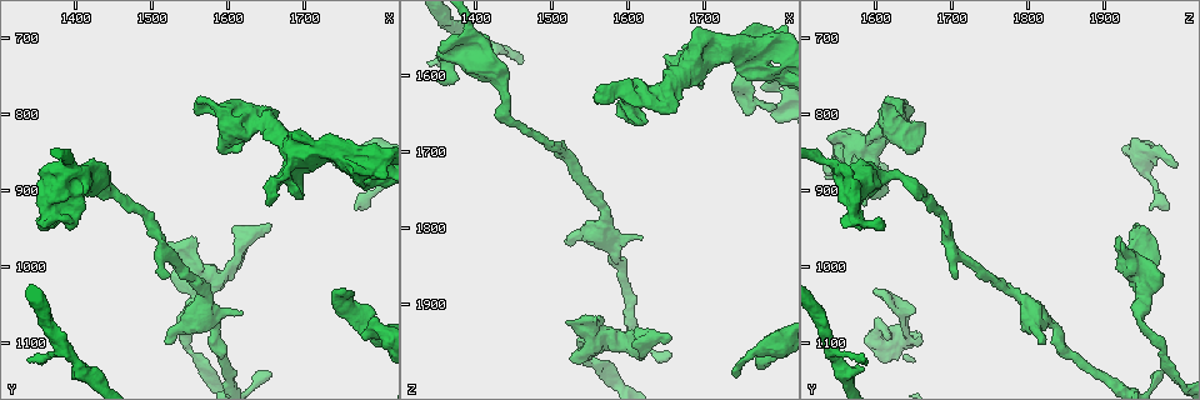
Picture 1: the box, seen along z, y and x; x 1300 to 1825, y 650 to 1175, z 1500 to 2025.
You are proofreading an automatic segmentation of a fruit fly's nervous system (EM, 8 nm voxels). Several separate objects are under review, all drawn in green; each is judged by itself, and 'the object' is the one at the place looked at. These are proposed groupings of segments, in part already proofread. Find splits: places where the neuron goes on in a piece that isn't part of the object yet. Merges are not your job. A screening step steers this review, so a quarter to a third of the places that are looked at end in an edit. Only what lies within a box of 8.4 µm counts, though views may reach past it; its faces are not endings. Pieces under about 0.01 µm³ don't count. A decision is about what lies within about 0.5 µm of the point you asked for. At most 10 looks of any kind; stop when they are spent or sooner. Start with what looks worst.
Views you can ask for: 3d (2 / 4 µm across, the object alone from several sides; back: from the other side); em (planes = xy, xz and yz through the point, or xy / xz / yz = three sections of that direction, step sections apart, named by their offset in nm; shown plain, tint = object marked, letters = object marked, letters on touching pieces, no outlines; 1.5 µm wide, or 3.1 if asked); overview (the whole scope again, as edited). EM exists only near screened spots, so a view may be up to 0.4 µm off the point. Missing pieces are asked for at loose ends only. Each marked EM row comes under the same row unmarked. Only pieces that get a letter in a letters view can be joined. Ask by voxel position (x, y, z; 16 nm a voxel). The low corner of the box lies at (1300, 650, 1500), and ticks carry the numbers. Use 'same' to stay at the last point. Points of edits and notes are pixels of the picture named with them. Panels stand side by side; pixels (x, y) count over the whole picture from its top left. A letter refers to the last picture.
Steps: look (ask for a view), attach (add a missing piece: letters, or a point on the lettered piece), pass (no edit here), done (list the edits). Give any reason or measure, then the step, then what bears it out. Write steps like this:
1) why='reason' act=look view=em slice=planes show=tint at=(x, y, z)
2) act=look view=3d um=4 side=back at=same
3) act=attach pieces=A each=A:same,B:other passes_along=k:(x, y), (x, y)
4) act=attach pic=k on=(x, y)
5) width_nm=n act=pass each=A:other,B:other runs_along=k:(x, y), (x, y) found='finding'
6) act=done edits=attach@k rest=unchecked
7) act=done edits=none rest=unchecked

why='free end' act=look view=em slice=planes show=letters at=(1650, 915, 1585)

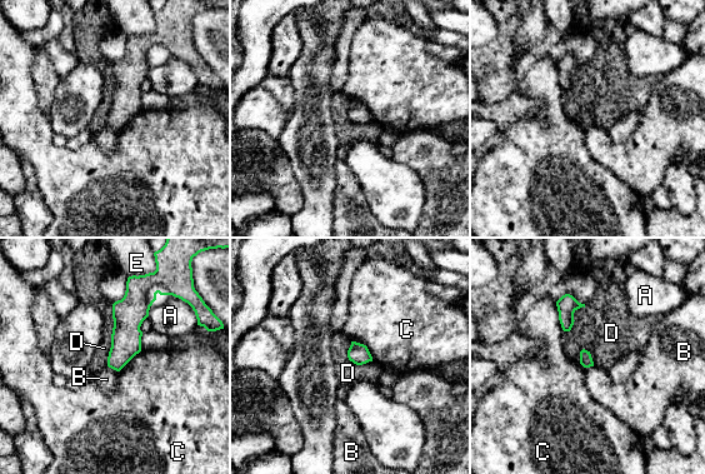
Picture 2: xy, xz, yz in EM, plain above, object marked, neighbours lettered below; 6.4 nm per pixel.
act=pass each=A:other,B:other,C:other,D:other,E:other runs_along=2:(129, 285), (126, 343), (116, 367) found='no lettered piece goes on from it'

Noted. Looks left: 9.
why='branch stops here' act=look view=em slice=planes show=letters at=(1740, 865, 1995)

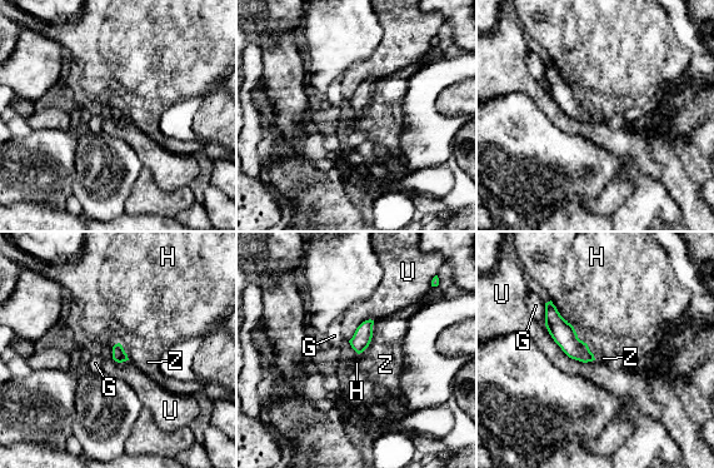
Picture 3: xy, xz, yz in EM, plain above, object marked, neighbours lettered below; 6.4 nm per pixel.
longest_contact=U:400nm act=pass each=G:other,H:other,U:other,Z:other border=3:(544, 324), (569, 357), (595, 359) found='no lettered piece goes on from it'

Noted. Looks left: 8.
why='thin end' act=look view=em slice=xz step=8 show=letters at=(1340, 1125, 1585)

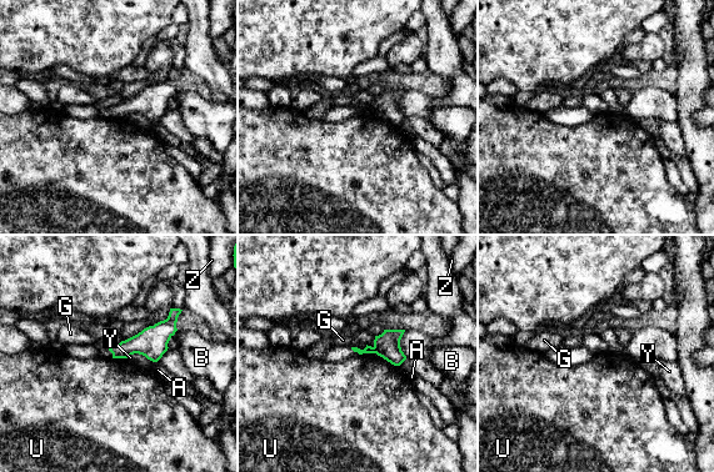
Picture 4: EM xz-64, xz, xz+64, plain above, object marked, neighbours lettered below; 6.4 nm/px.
width_nm=120 act=pass each=A:other,B:other,G:other,U:other,Y:other,Z:other border=4:(359, 354), (377, 354), (399, 366) found='no lettered piece goes on from it'

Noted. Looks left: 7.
act=look view=em slice=planes show=letters at=(1755, 1030, 1600)

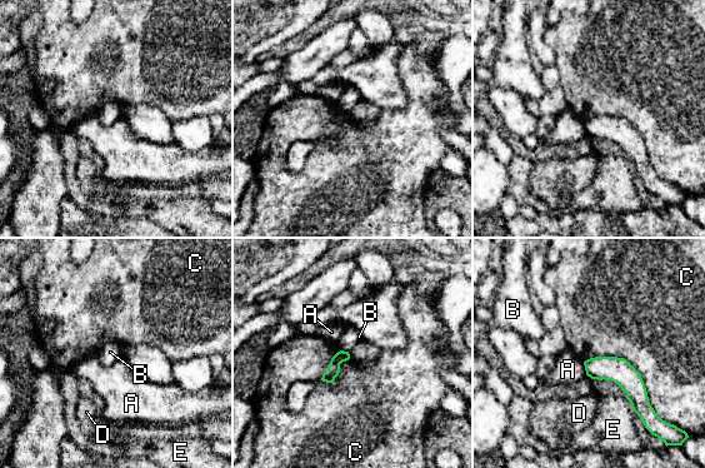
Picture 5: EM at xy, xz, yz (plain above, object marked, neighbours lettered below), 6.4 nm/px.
act=pass each=A:other,B:other,C:other,D:other,E:other runs_along=5:(588, 363), (611, 368), (646, 404) found='none of them fits'

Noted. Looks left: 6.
act=done edits=none rest=unchecked

